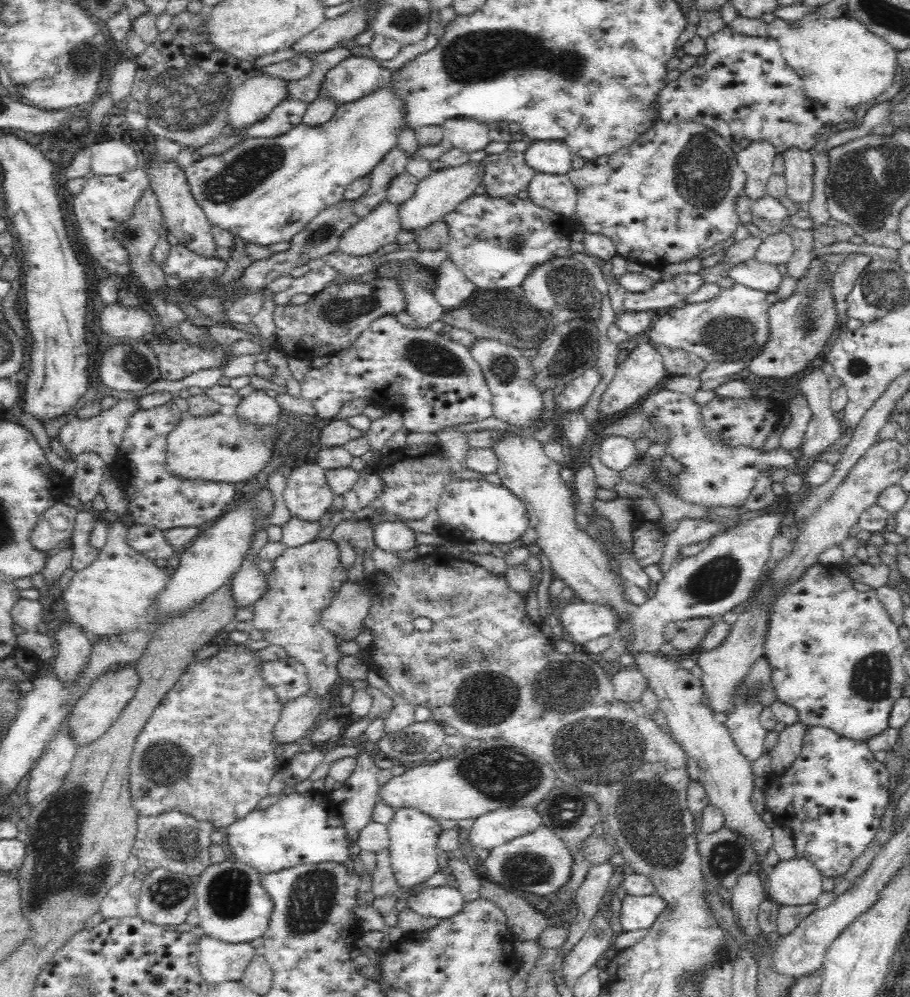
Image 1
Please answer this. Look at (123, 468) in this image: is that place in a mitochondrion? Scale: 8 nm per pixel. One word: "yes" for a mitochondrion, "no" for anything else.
no

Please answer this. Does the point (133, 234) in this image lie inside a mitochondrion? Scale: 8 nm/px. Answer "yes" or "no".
yes

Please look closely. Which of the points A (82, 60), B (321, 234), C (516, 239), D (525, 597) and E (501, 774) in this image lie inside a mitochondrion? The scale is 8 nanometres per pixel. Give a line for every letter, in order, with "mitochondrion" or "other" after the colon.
A: mitochondrion
B: mitochondrion
C: mitochondrion
D: other
E: mitochondrion

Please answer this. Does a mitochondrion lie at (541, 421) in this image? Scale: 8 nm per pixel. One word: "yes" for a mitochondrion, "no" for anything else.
no

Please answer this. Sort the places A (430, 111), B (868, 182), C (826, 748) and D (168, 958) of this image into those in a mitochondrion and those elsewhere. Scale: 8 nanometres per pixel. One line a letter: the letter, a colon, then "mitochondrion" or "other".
A: other
B: mitochondrion
C: other
D: other

